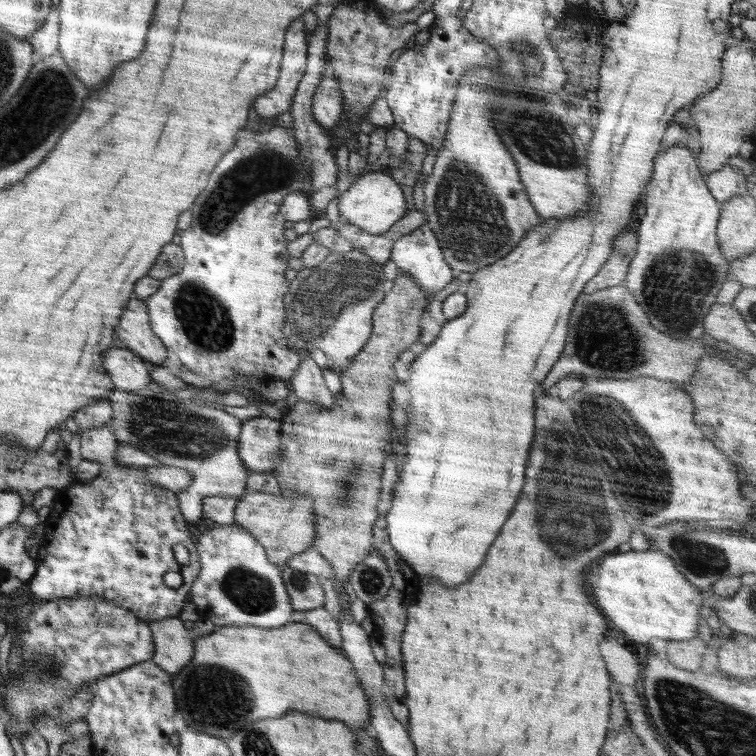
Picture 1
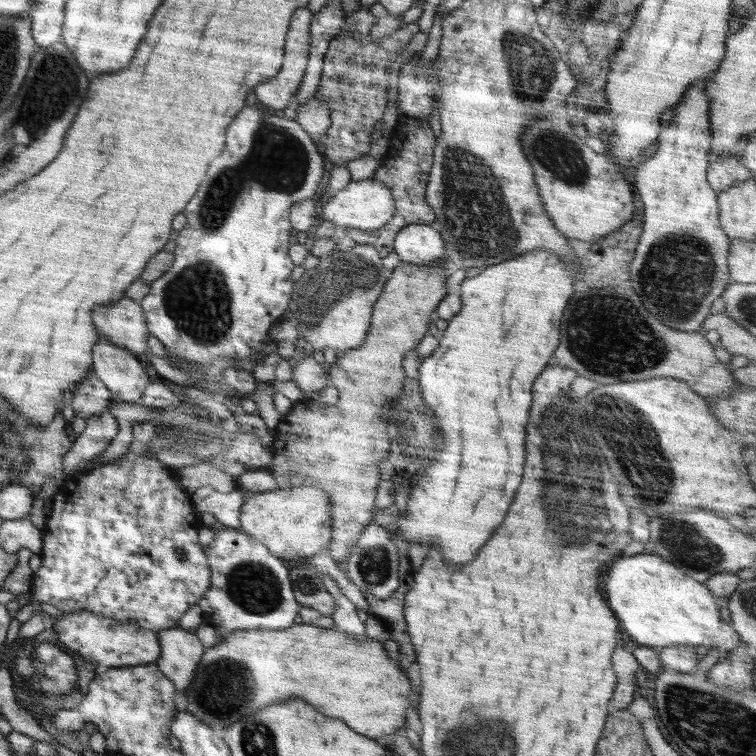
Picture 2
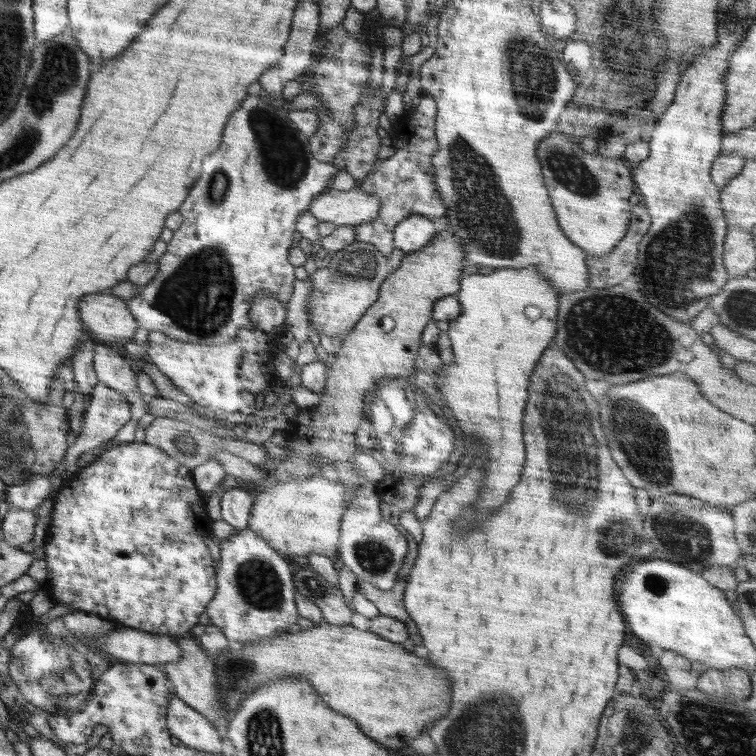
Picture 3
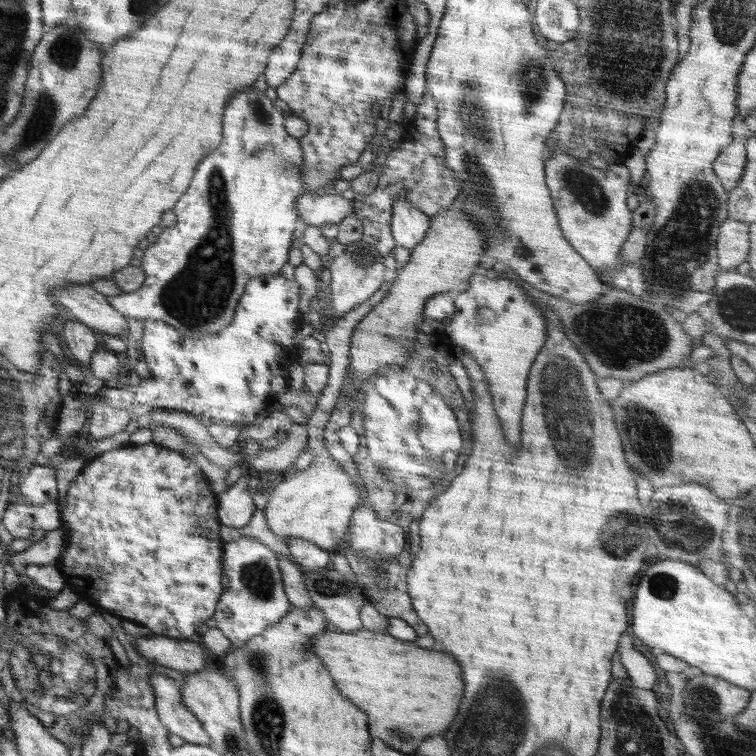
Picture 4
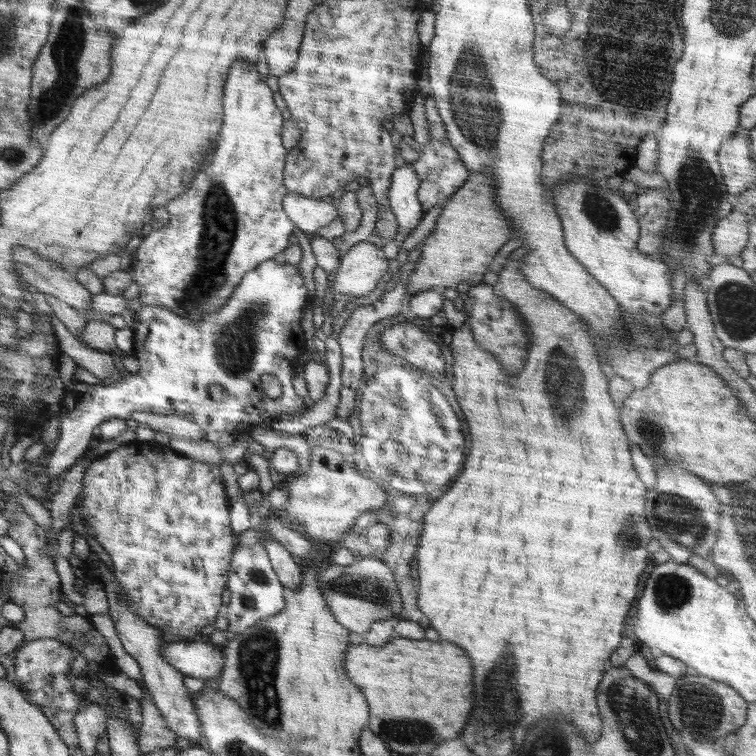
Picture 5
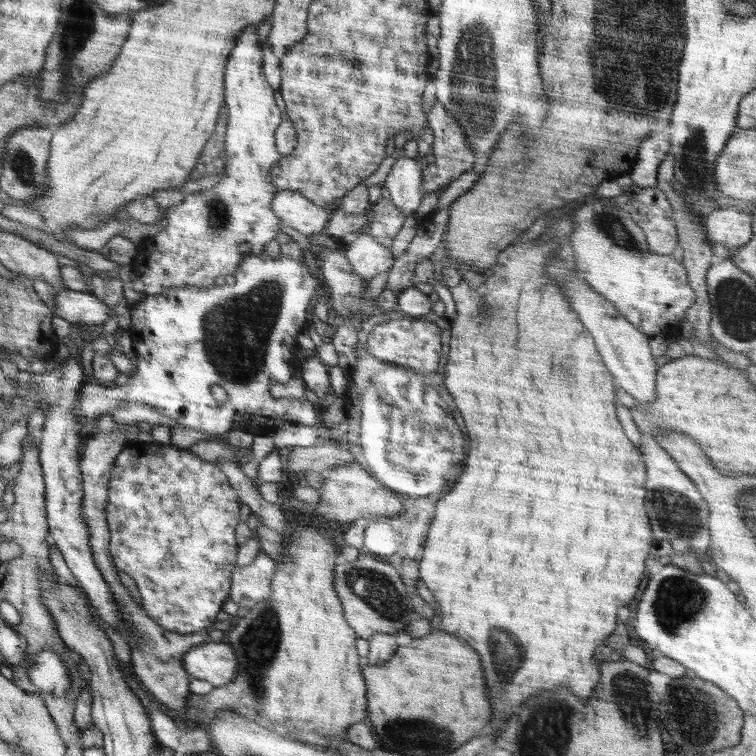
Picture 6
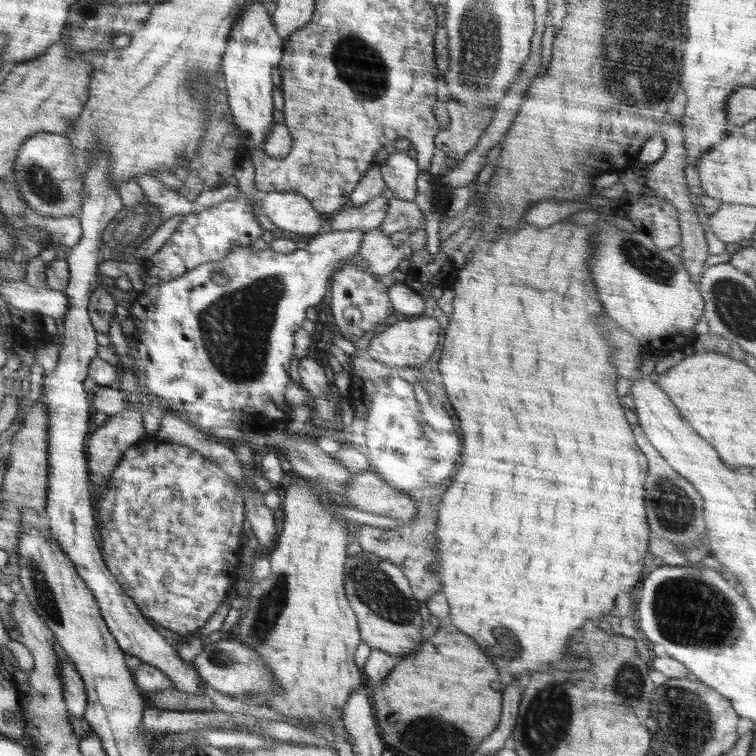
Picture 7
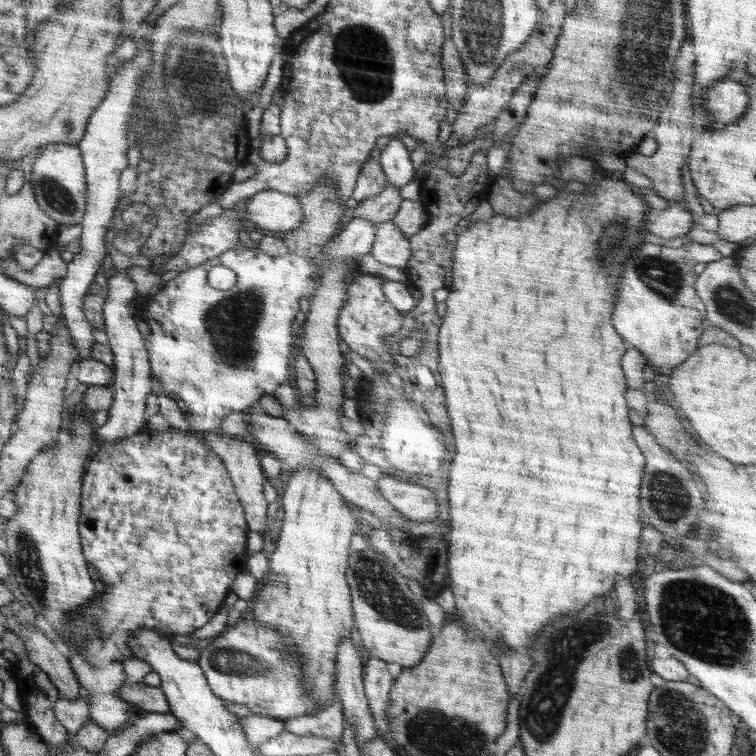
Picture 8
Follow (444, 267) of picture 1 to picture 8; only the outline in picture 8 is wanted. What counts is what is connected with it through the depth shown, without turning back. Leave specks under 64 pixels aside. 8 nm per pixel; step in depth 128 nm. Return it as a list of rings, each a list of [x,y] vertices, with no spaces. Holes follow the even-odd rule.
[[[391,136],[386,148],[379,154],[379,162],[388,178],[387,182],[396,188],[416,178],[410,153],[397,136]]]

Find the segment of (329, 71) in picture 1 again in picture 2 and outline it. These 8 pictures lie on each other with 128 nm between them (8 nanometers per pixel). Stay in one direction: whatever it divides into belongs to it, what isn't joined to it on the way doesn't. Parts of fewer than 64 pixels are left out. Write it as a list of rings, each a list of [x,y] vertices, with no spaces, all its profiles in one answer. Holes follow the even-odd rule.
[[[310,98],[296,109],[295,120],[313,140],[322,138],[330,128],[330,107],[318,98]]]

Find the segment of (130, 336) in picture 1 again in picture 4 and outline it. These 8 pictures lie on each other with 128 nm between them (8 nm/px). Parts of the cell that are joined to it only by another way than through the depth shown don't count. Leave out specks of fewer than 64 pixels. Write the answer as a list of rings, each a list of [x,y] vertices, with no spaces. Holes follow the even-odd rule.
[[[76,284],[72,288],[58,290],[56,296],[58,296],[58,302],[66,308],[68,315],[72,315],[79,322],[82,322],[82,324],[86,324],[94,332],[101,331],[103,333],[106,332],[106,334],[114,334],[121,337],[125,337],[129,332],[126,317],[108,303],[108,297],[105,294],[94,290],[90,285],[84,284],[84,286],[78,286]]]

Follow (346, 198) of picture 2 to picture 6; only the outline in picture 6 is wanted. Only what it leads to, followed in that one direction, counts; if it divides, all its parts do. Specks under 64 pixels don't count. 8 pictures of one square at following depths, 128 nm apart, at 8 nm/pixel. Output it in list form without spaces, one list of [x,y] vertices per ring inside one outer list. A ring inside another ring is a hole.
[[[278,190],[272,198],[272,211],[286,226],[306,235],[324,232],[333,209],[320,207],[291,190]]]

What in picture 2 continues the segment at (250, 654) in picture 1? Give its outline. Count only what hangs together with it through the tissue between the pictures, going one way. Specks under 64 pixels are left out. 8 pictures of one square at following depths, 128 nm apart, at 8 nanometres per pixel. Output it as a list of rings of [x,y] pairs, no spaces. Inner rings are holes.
[[[304,622],[294,624],[288,628],[273,631],[266,629],[236,630],[230,634],[224,635],[222,641],[220,641],[218,645],[214,645],[204,650],[202,659],[200,659],[196,671],[194,671],[194,677],[192,677],[192,681],[190,681],[190,687],[186,687],[186,691],[184,691],[184,698],[186,698],[186,711],[197,720],[204,722],[204,724],[208,724],[212,730],[225,731],[230,724],[242,720],[244,716],[250,716],[250,714],[258,712],[258,710],[264,708],[264,706],[270,706],[270,704],[276,704],[276,702],[282,702],[282,700],[300,698],[300,700],[304,700],[306,704],[310,704],[315,712],[329,717],[330,719],[338,718],[338,720],[344,720],[344,722],[346,722],[354,732],[358,732],[358,734],[362,734],[362,736],[366,736],[366,738],[375,741],[377,738],[382,738],[382,736],[388,736],[388,734],[391,735],[394,728],[404,726],[404,722],[406,722],[404,712],[406,712],[408,706],[410,706],[408,700],[406,700],[406,696],[408,696],[408,692],[412,692],[412,684],[410,684],[410,680],[408,680],[408,678],[398,670],[398,666],[394,664],[394,660],[390,660],[390,658],[386,656],[384,650],[383,642],[378,640],[366,638],[366,640],[360,642],[360,640],[356,640],[356,638],[350,638],[346,632],[342,632],[342,630],[338,630],[338,628],[320,628]]]

